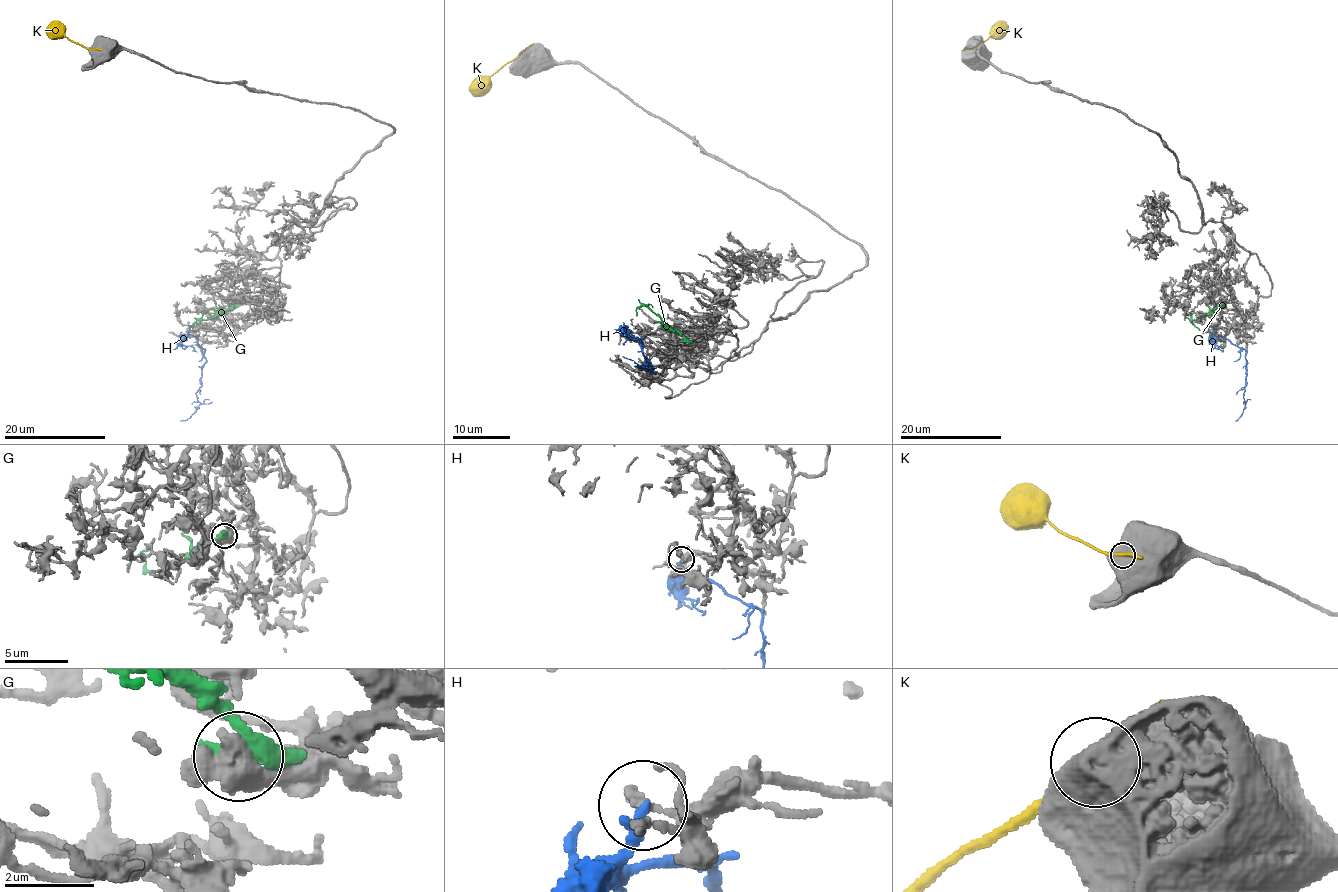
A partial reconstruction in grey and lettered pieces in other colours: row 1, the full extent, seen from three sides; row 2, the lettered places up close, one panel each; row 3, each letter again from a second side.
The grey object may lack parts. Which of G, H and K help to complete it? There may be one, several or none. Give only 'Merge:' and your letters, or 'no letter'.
Merge: no letter

